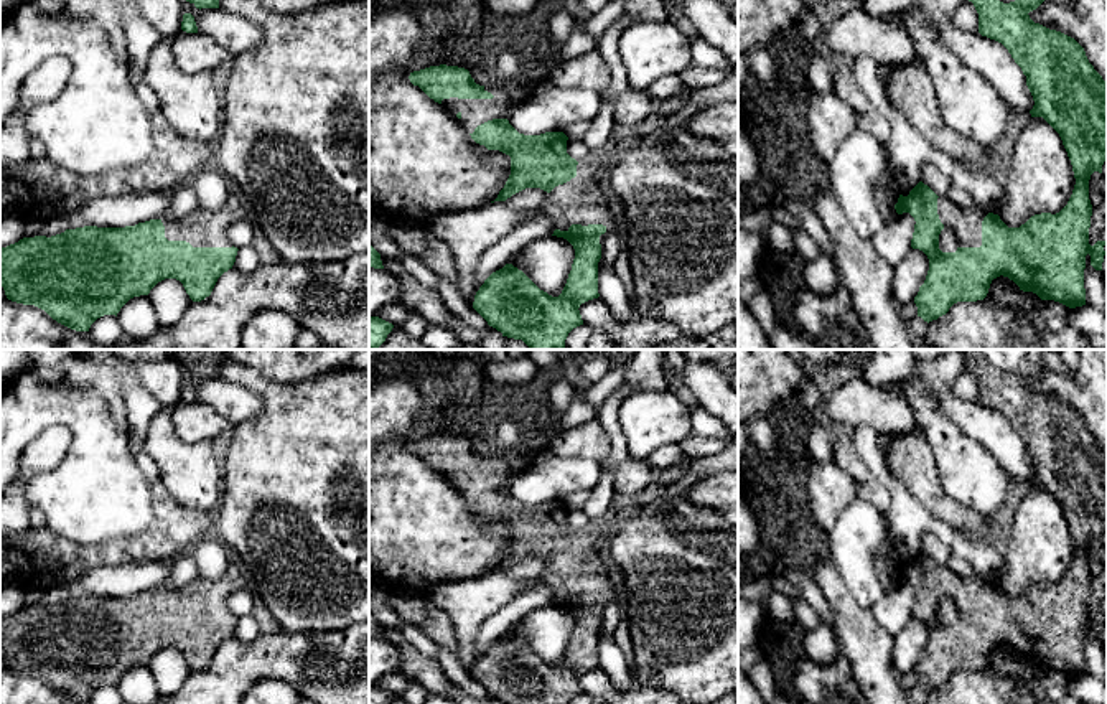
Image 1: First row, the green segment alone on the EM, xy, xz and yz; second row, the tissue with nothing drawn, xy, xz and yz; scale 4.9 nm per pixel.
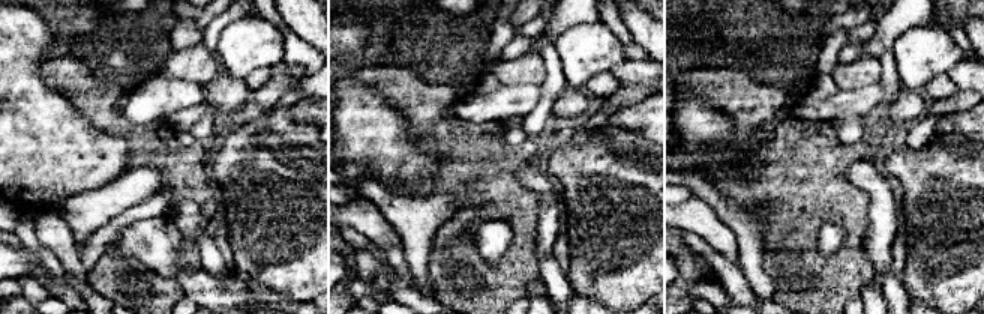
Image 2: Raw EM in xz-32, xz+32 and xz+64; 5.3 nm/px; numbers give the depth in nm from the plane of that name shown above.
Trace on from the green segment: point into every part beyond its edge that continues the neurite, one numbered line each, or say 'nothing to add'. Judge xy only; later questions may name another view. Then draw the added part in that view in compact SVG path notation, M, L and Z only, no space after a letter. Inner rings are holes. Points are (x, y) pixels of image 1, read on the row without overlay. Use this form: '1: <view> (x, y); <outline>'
1: xy (201, 597); M234 559L221 579L196 579L180 589L161 587L168 610L186 610L193 617L232 617L226 607L227 597L250 585L242 564Z

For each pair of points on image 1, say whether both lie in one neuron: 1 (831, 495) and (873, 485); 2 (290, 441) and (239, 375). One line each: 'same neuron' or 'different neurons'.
1: different neurons
2: same neuron

